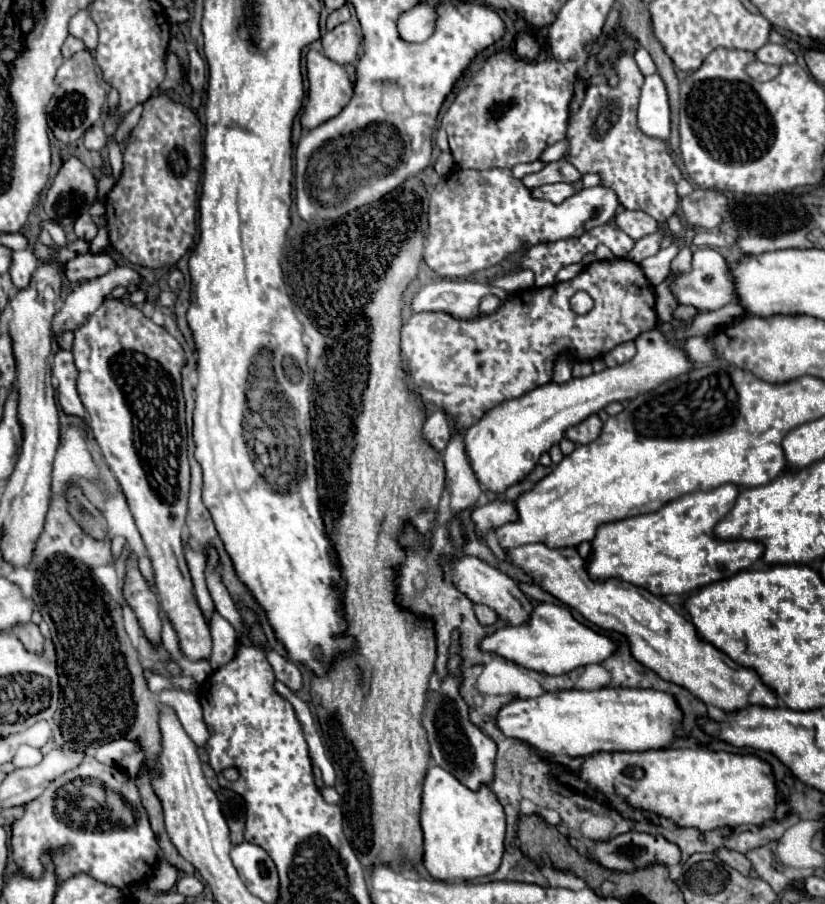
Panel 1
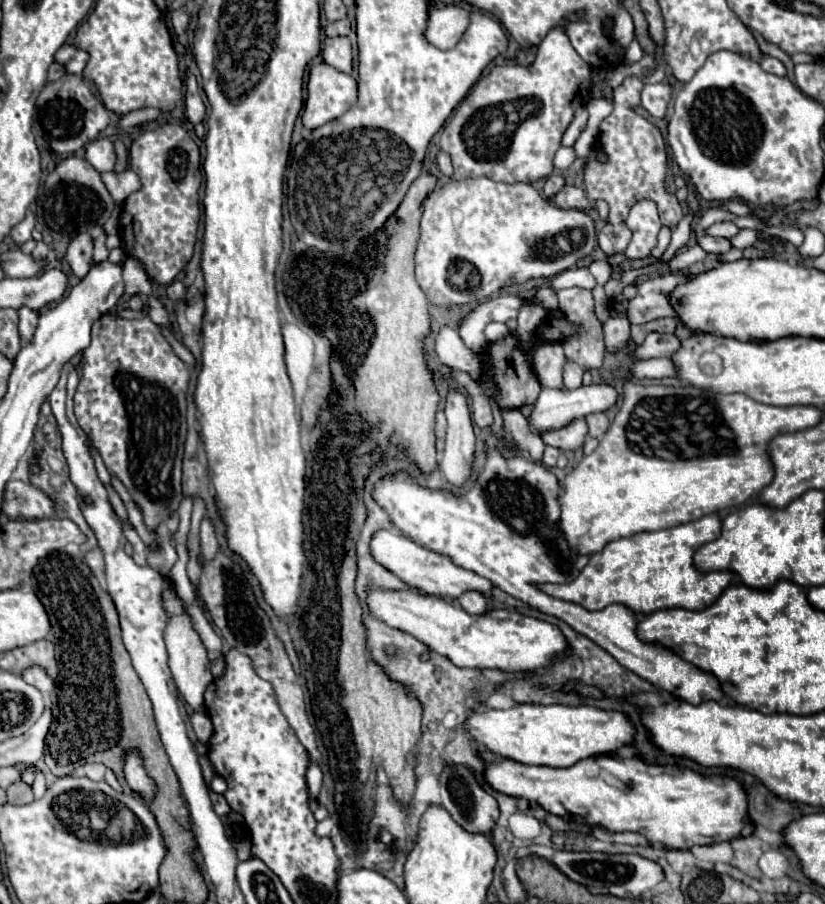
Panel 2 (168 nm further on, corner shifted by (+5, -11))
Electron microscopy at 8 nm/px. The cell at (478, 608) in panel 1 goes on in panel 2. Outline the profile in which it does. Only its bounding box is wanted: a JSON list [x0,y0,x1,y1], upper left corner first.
[459,591,487,615]

